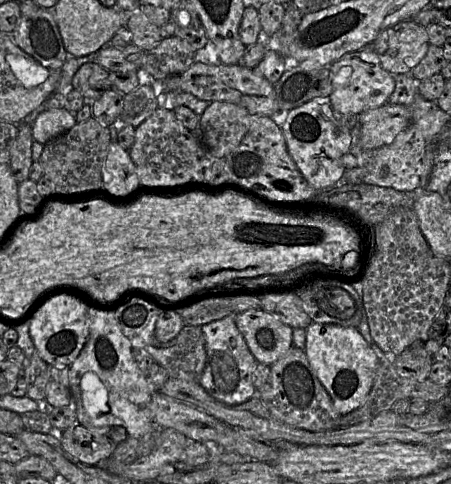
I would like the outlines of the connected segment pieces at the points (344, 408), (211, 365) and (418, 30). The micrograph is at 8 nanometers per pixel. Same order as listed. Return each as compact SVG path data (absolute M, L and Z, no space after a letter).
M312 322L306 328L304 352L341 416L364 403L372 388L379 358L357 327Z
M230 314L201 326L207 357L199 384L213 398L230 406L244 403L257 394L253 377L258 362L237 328L234 315Z
M405 20L383 30L370 45L382 67L391 75L398 75L411 73L430 43L425 27Z

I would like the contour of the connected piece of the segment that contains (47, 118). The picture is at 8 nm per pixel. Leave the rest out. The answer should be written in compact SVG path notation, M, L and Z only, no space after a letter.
M45 109L32 123L32 138L43 145L56 139L76 125L74 113L66 109Z

